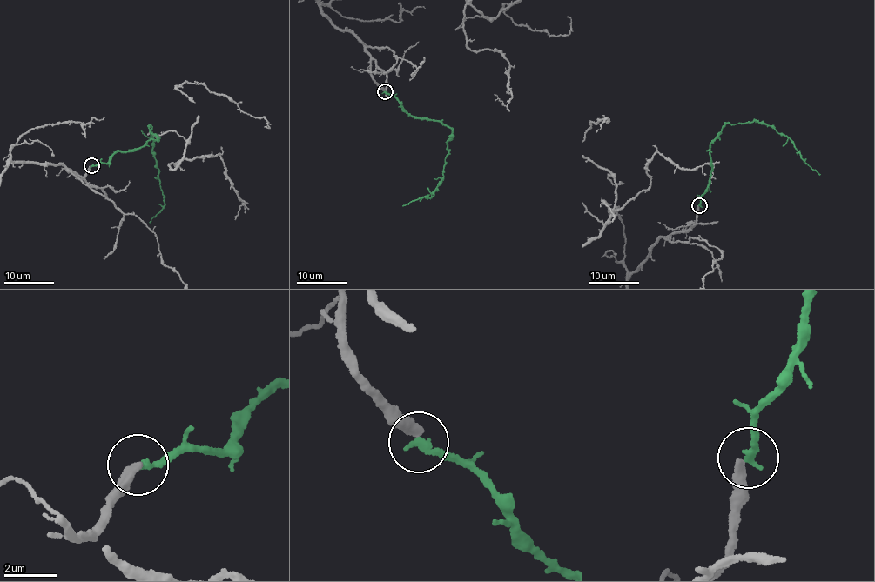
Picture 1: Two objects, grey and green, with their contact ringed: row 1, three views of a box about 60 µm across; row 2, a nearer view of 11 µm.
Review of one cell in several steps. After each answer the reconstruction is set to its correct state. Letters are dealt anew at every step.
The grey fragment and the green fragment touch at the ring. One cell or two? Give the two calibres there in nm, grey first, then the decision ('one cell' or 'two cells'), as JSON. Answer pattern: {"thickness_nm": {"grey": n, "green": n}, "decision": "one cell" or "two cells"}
{"thickness_nm": {"grey": 360, "green": 280}, "decision": "one cell"}

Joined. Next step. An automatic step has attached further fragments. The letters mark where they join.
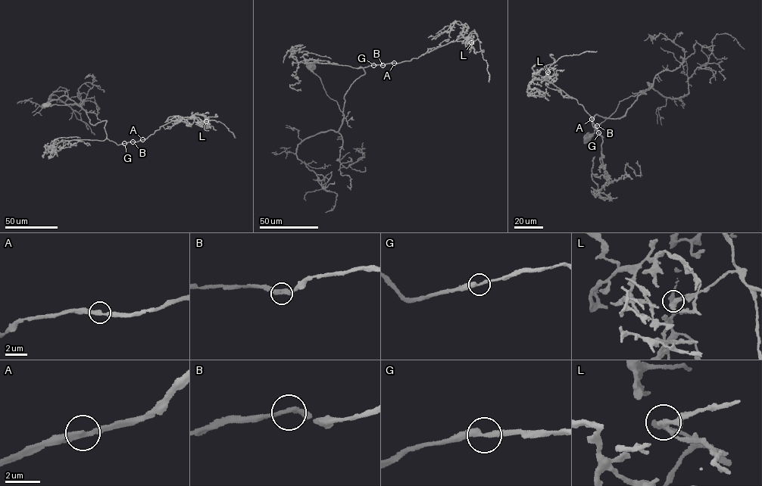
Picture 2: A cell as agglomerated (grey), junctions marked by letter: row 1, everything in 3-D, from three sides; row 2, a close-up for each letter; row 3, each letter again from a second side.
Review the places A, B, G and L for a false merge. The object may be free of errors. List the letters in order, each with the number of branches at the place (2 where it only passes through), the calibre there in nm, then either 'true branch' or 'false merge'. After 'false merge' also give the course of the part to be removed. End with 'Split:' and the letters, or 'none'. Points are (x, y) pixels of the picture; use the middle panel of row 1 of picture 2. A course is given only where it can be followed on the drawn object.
A: branches 2; calibre 280 nm; true branch
B: branches 2; calibre 280 nm; true branch
G: branches 2; calibre 300 nm; true branch
L: branches 2; calibre 280 nm; true branch
Split: none

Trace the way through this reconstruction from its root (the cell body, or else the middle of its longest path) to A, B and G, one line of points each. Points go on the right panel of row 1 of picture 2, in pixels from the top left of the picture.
A: (588, 138), (619, 101), (644, 91), (625, 115), (595, 115), (592, 126), (603, 137), (591, 119)
B: (588, 138), (619, 101), (644, 91), (625, 115), (595, 115), (592, 126), (603, 137), (597, 126)
G: (588, 138), (619, 101), (644, 91), (625, 115), (595, 115), (592, 126), (598, 132)

